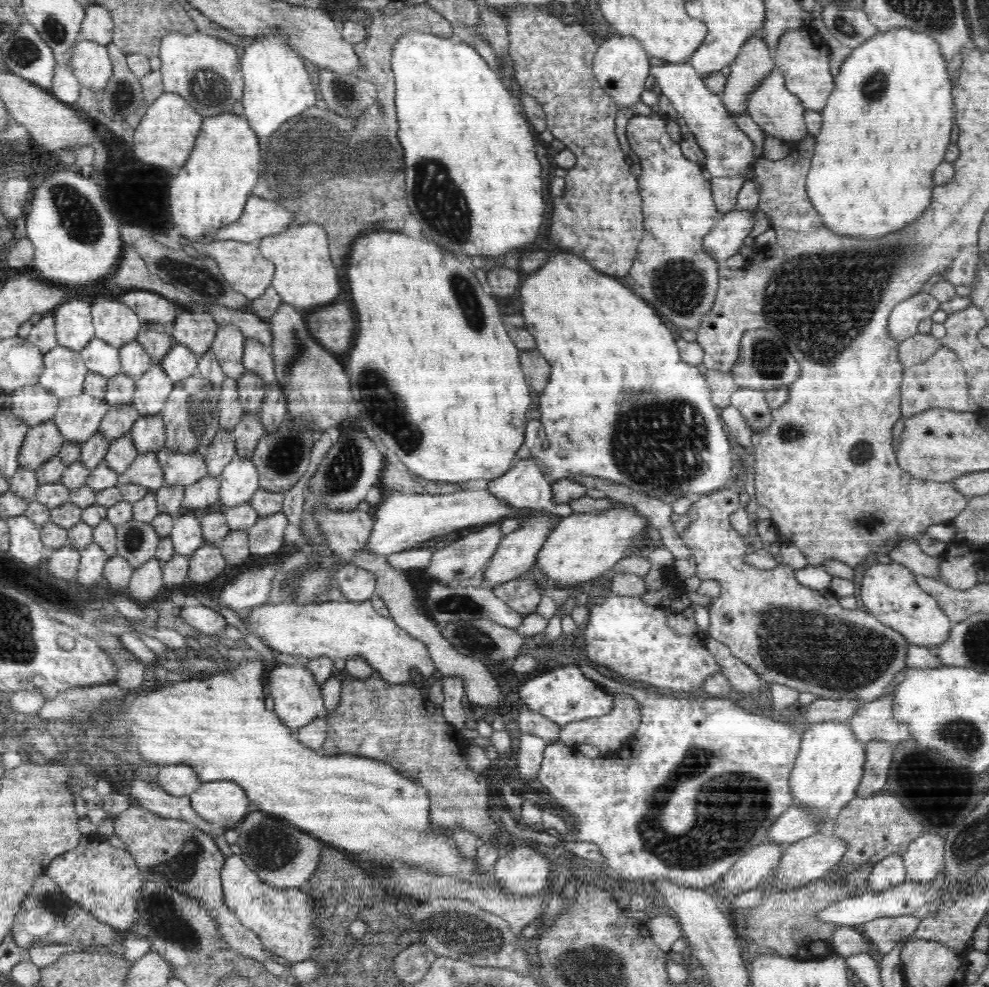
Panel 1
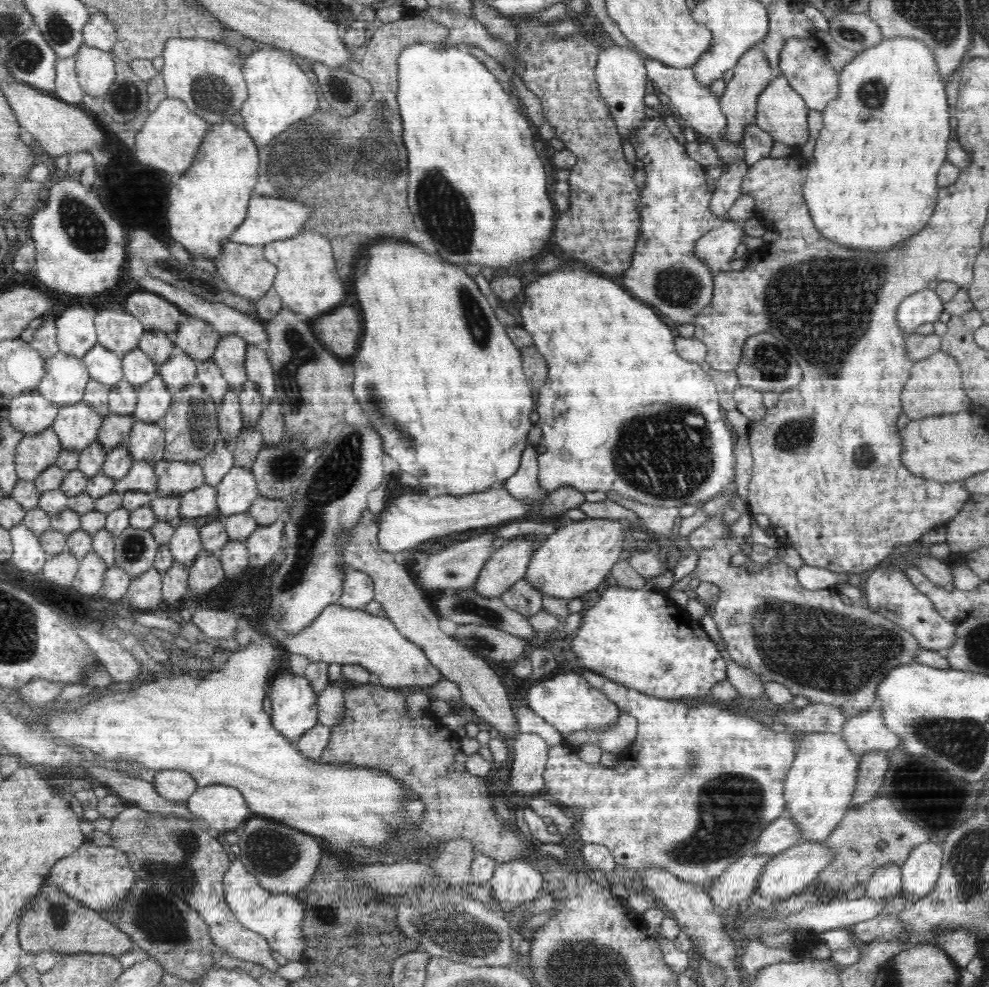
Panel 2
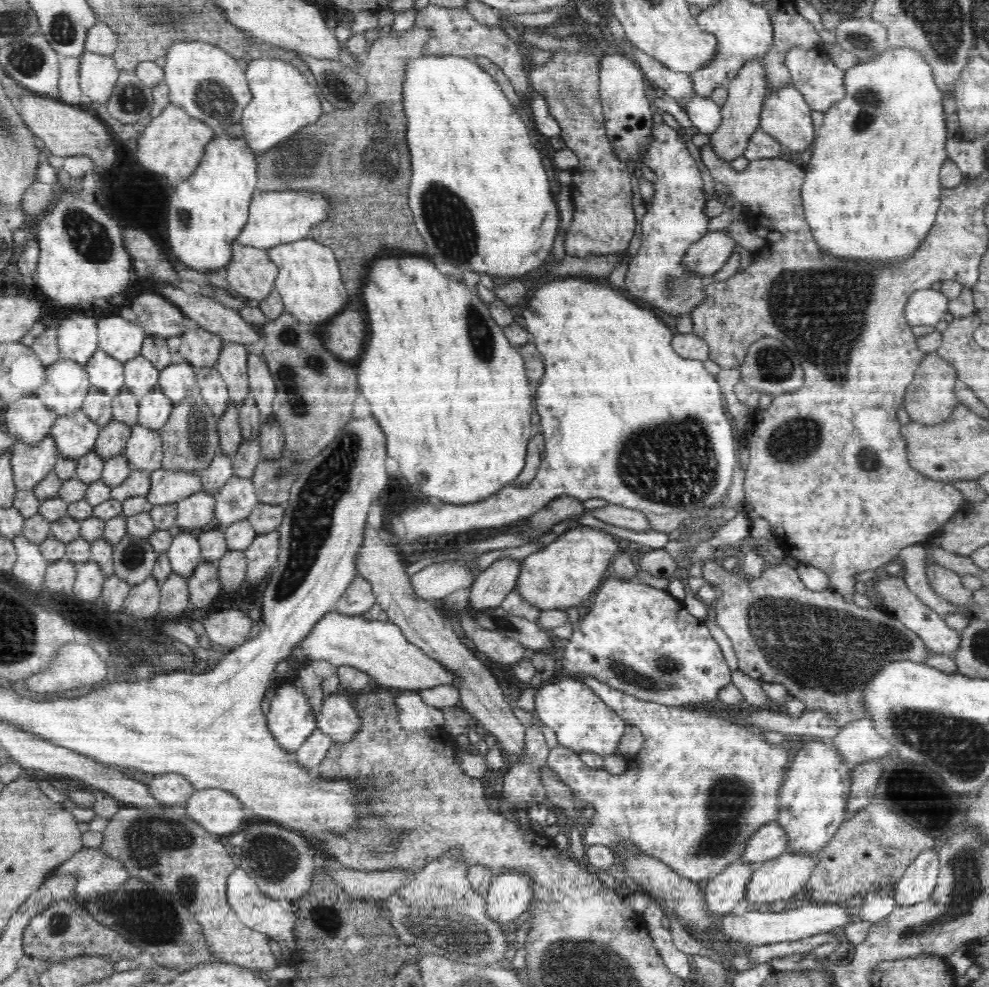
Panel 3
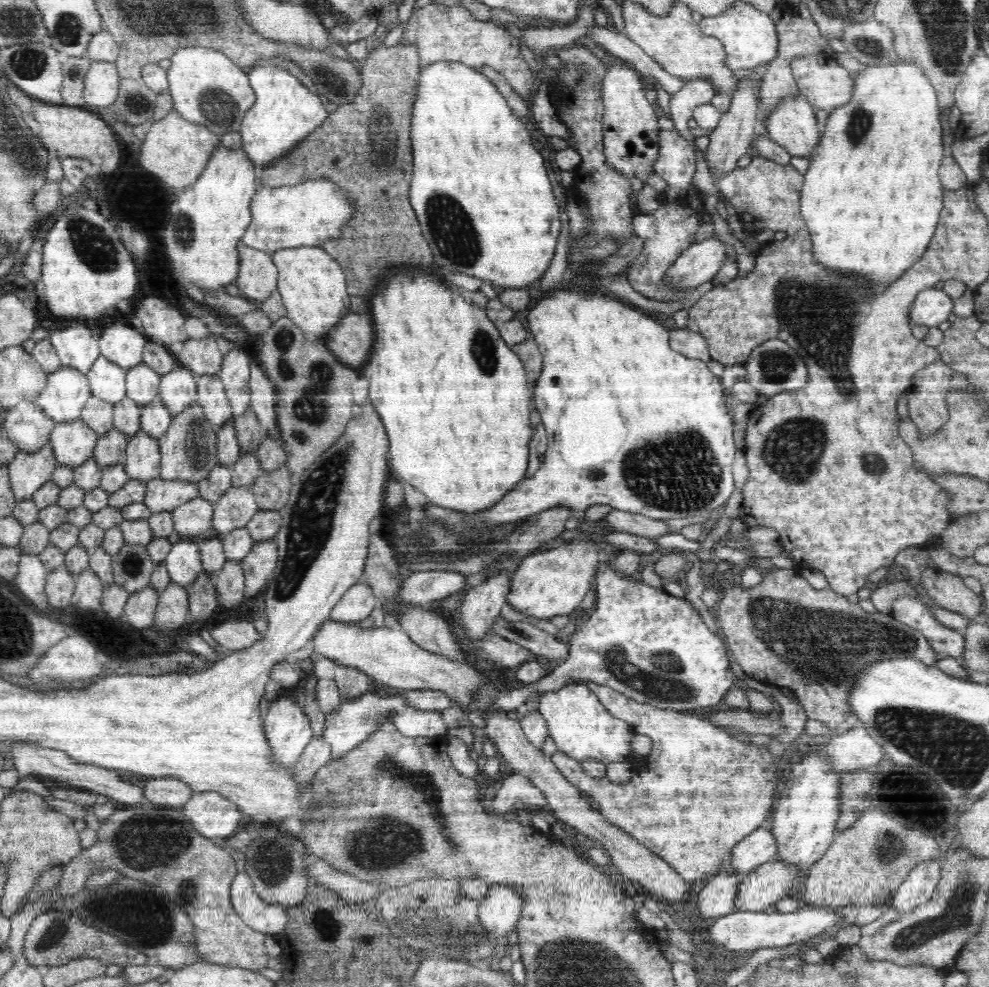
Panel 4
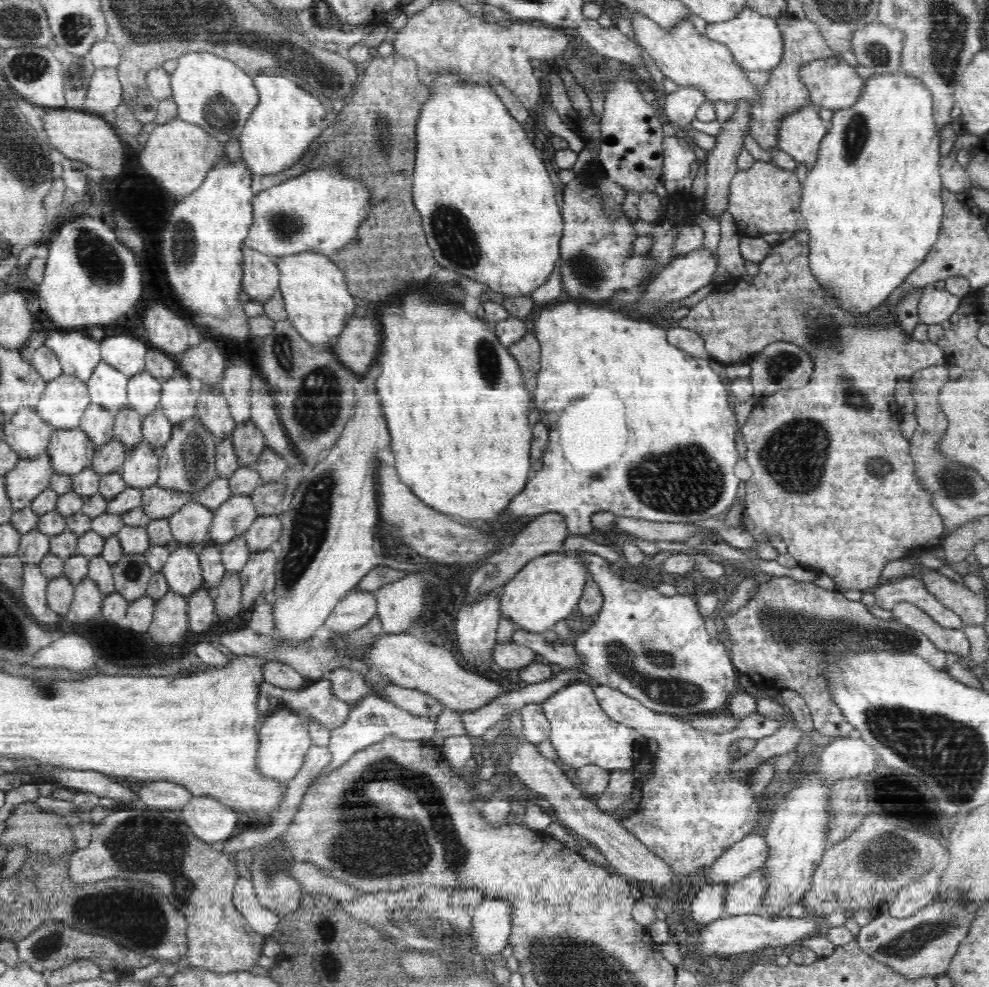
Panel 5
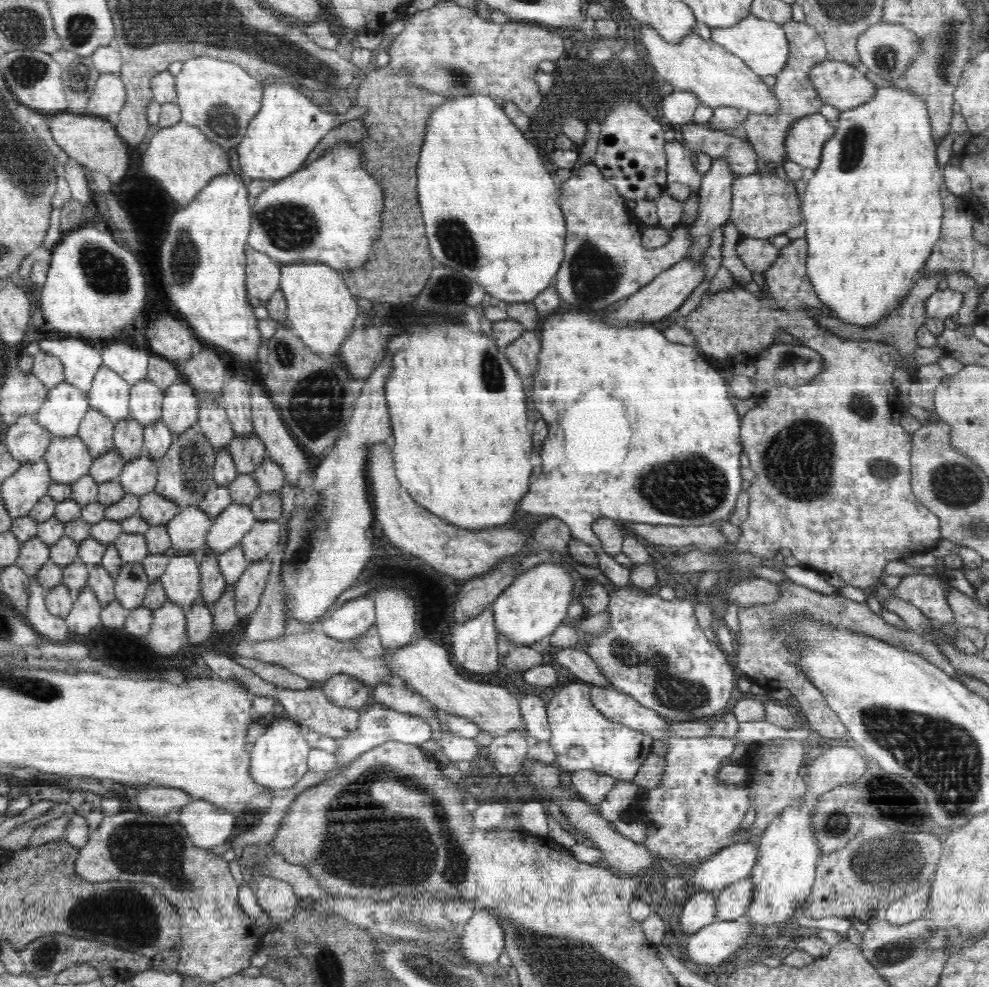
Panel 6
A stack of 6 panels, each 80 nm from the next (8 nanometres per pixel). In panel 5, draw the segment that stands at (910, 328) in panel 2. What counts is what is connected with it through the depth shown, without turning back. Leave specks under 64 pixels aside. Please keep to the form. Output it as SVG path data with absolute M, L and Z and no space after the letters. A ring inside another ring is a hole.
M926 288L920 295L917 311L920 323L924 325L941 324L948 321L954 312L958 312L961 297L947 290Z

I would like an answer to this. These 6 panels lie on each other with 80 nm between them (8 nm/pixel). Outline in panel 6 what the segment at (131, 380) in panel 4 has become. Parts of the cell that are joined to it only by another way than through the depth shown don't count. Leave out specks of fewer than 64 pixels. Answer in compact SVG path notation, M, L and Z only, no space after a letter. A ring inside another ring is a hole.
M147 378L130 387L129 407L131 416L146 428L161 418L163 390Z

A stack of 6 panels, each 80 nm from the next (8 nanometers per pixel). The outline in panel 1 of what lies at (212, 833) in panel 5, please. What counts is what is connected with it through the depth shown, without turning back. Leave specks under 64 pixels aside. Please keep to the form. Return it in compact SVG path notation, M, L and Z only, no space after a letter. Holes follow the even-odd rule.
M217 780L201 783L190 795L191 807L209 823L234 829L250 811L250 800L238 783Z

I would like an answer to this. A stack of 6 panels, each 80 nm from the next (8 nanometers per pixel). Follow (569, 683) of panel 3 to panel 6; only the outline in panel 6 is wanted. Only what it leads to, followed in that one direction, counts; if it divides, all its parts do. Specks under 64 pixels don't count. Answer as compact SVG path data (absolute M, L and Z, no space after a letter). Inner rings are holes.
M582 681L557 688L546 705L551 728L548 742L556 755L555 762L568 775L574 771L590 770L630 782L651 753L654 738L648 732L634 730L602 715L590 700L591 687Z

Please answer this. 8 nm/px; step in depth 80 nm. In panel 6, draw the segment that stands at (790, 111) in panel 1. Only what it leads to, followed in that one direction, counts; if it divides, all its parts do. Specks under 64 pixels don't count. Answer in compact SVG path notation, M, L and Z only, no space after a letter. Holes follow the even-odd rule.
M819 113L798 120L785 138L787 158L804 168L817 170L821 164L822 147L832 138L834 129L835 124Z

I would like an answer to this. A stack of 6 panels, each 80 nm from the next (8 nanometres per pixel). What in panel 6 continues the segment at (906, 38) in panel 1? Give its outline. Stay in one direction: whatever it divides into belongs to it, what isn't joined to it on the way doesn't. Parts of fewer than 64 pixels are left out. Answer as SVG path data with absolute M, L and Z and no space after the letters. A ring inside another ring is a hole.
M897 82L886 86L886 88L878 86L876 95L867 100L866 104L842 111L840 118L834 123L835 129L832 138L826 141L822 147L821 164L817 170L814 170L814 176L807 181L808 186L804 190L802 198L801 213L804 218L803 224L806 226L807 260L805 263L808 278L814 287L815 294L818 295L819 302L822 302L823 306L841 322L853 326L870 327L880 324L884 318L888 318L887 316L899 307L920 277L920 271L924 268L941 235L943 202L940 191L944 183L936 159L937 144L930 132L927 105L918 98L918 95L914 95L912 91L897 88L896 84Z

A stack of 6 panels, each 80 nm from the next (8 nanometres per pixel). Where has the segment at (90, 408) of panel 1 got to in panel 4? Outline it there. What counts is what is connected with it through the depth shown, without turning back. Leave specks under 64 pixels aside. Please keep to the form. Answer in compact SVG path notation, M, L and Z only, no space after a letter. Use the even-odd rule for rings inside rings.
M81 419L70 423L56 423L52 429L50 443L54 449L57 465L80 466L93 457L99 436Z

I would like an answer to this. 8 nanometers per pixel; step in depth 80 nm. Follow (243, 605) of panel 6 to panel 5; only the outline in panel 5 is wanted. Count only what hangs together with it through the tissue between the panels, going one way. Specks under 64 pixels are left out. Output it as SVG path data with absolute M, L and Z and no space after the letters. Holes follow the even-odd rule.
M276 548L252 553L249 562L238 574L242 581L241 602L244 611L252 609L256 600L263 595L268 576L275 573L277 556Z

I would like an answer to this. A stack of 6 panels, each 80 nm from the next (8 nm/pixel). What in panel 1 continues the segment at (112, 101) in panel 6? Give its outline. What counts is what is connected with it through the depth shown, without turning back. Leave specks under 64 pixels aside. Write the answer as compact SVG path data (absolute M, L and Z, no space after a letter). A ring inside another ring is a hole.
M81 40L73 48L70 65L80 85L91 91L102 91L113 78L114 68L107 46L92 40Z

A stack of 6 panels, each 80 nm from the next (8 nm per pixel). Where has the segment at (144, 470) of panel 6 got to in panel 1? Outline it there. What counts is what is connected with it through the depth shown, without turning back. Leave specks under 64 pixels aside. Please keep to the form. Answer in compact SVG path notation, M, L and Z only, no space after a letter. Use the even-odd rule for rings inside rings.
M161 413L136 419L129 435L138 454L158 452L166 444L166 431Z

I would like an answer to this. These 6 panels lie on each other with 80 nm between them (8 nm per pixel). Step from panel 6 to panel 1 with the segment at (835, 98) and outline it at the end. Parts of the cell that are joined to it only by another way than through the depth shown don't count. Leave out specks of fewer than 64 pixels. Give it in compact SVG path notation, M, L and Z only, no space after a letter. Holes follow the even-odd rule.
M811 28L786 32L781 43L772 53L775 67L783 76L786 88L794 93L806 109L822 111L835 87L835 79L830 72L830 50L822 37Z

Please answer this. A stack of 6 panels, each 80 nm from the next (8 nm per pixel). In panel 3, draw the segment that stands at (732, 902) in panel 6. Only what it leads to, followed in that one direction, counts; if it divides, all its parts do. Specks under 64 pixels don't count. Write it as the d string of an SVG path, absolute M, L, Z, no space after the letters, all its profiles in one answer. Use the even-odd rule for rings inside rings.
M789 852L763 861L750 876L744 894L744 907L748 903L769 906L775 900L800 899L806 880L810 878L816 864L818 859Z

